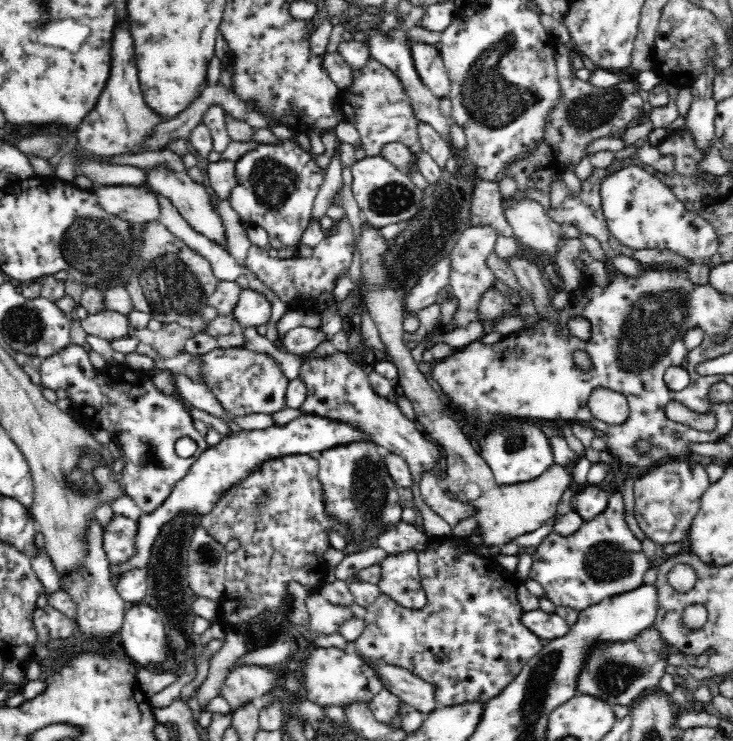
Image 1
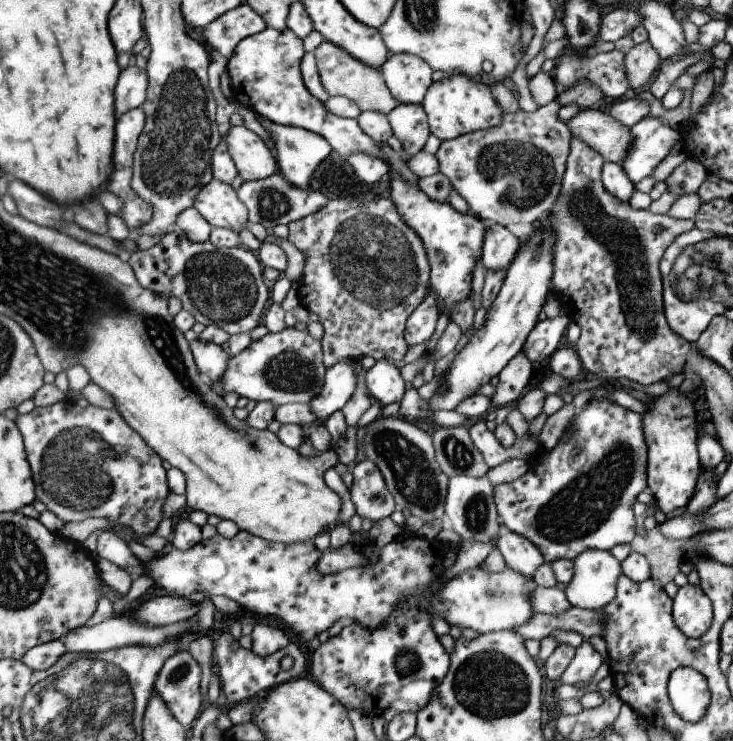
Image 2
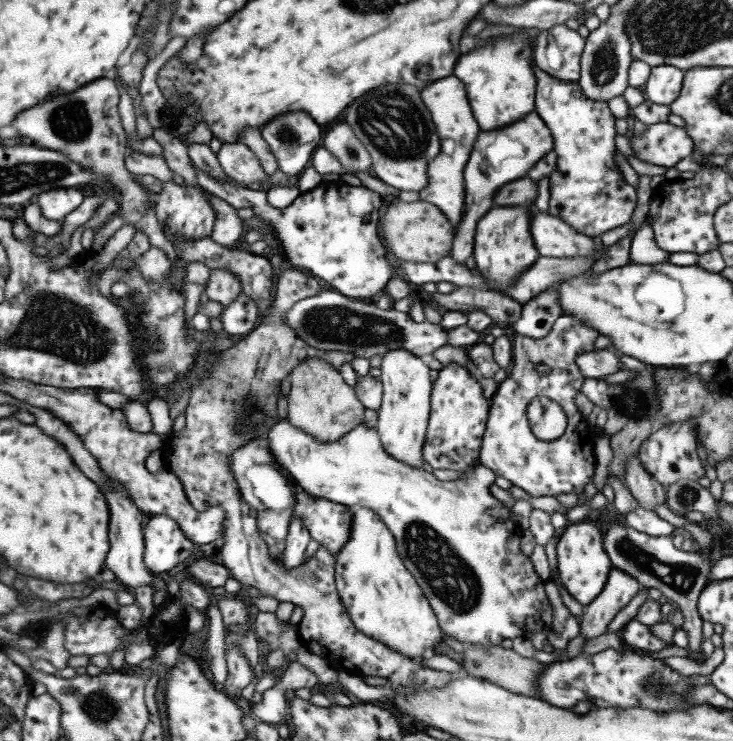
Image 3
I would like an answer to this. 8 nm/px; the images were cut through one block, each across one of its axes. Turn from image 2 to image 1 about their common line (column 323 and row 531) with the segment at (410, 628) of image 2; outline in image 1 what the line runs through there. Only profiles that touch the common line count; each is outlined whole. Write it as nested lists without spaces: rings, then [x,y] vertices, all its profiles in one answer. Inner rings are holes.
[[[688,458],[666,460],[658,468],[652,468],[640,474],[634,482],[634,496],[636,496],[636,522],[640,530],[654,542],[654,544],[680,544],[688,540],[688,530],[692,526],[694,516],[700,510],[702,496],[712,486],[706,466],[690,462]]]

